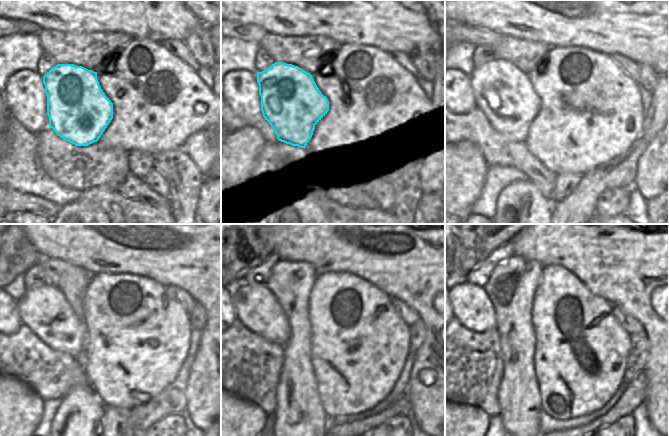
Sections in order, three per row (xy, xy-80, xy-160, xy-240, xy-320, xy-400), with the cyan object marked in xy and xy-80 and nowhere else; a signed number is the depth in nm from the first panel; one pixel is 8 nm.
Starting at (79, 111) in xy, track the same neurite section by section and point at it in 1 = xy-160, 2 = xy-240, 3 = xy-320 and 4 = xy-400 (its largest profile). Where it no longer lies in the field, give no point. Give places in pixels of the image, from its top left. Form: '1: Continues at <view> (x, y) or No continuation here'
1: Continues at xy-160 (504, 94)
2: Continues at xy-240 (44, 310)
3: Continues at xy-320 (256, 307)
4: Continues at xy-400 (471, 305)

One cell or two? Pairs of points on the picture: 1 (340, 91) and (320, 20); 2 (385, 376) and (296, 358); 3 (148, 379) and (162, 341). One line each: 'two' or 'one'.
1: two
2: two
3: one

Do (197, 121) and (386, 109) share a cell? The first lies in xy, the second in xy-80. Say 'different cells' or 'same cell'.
same cell

